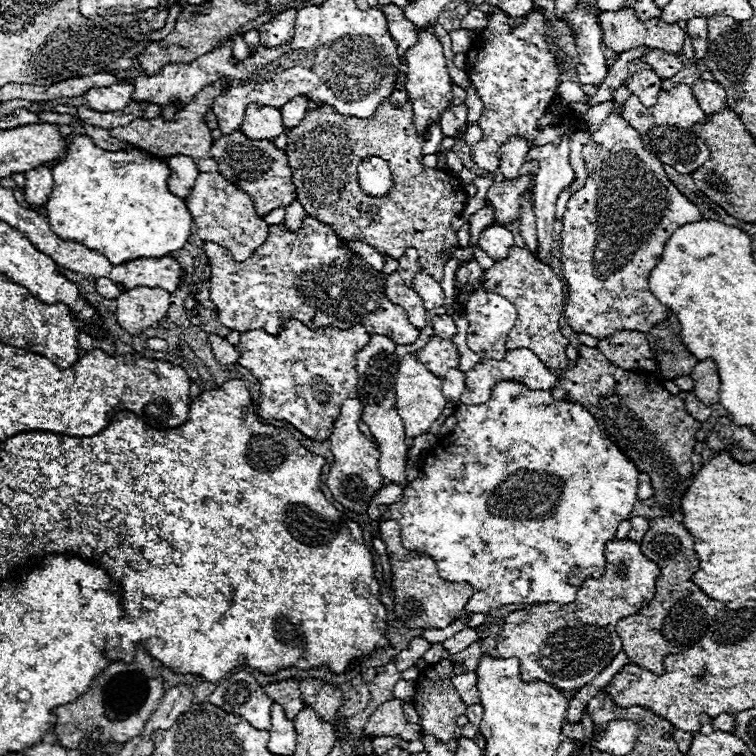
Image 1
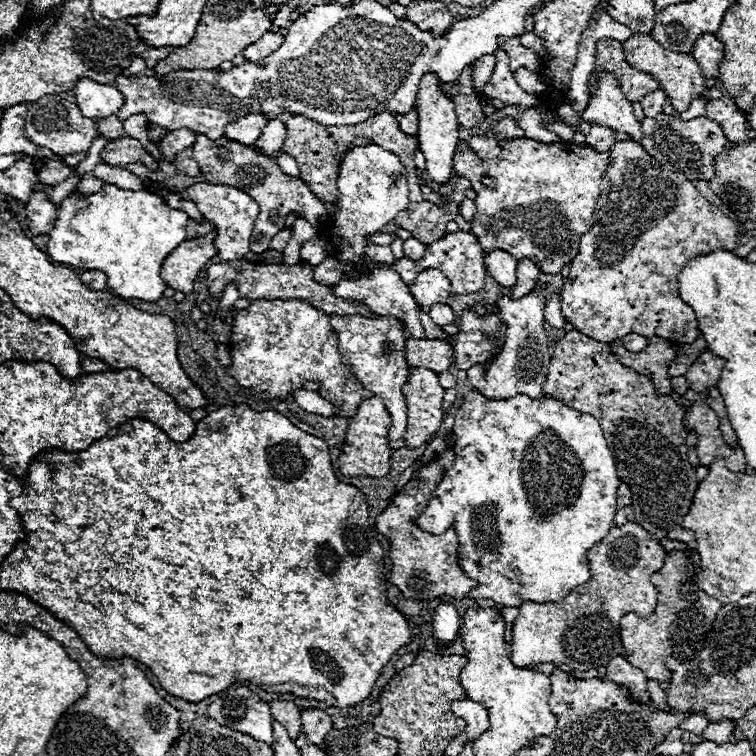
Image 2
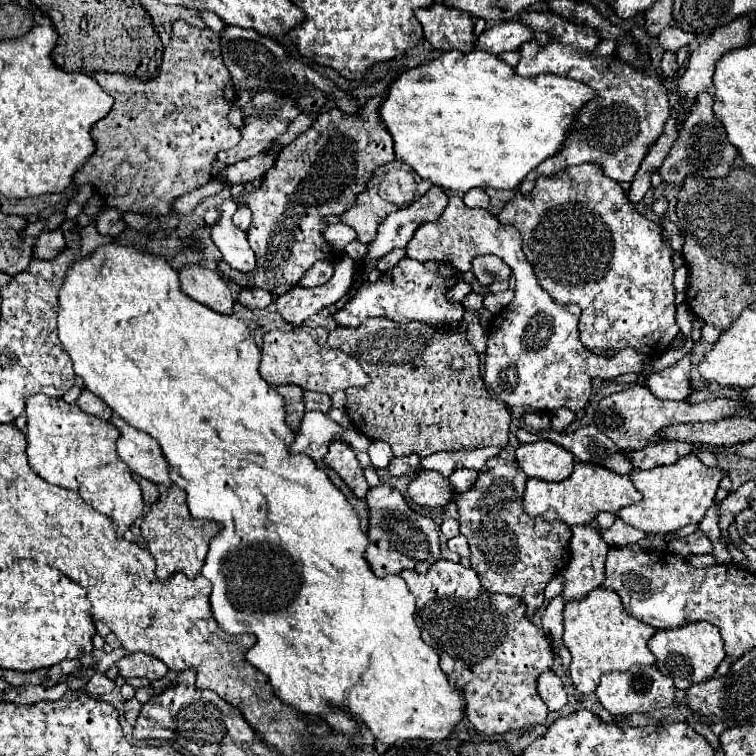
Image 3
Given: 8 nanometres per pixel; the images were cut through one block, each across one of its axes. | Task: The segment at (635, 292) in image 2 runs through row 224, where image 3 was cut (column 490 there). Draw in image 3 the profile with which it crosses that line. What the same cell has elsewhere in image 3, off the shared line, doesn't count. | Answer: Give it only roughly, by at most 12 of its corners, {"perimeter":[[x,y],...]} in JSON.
{"perimeter":[[472,568],[402,570],[422,640],[492,736],[544,724],[522,598]]}

